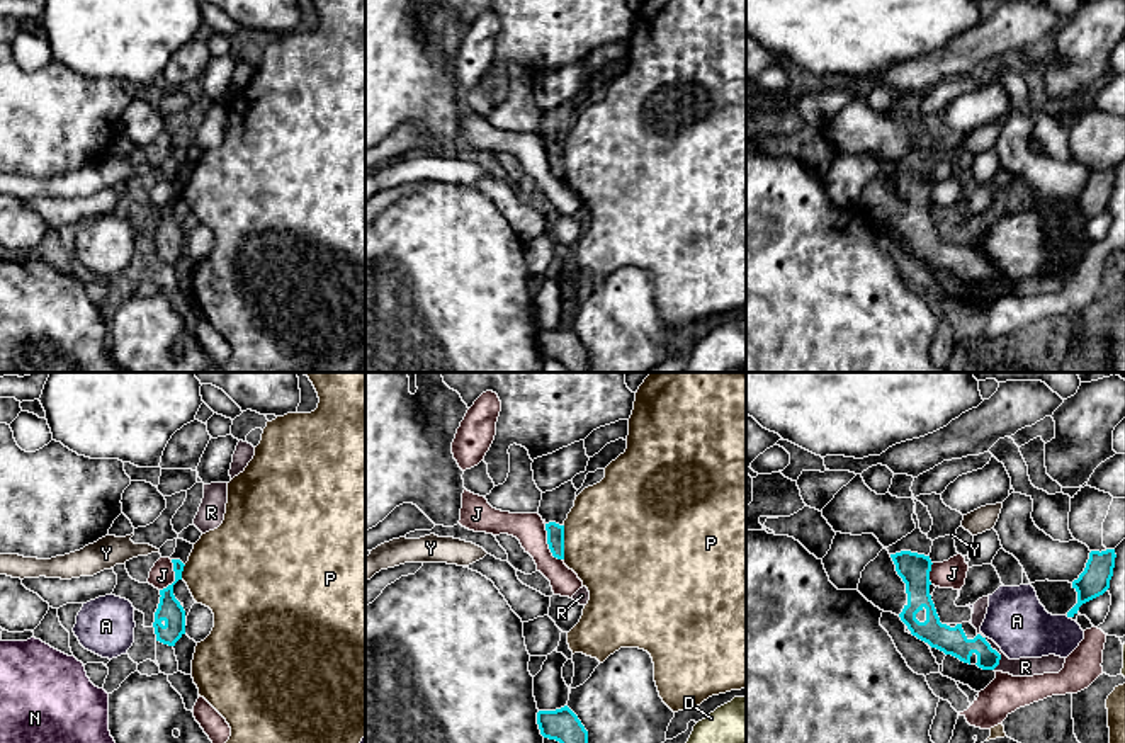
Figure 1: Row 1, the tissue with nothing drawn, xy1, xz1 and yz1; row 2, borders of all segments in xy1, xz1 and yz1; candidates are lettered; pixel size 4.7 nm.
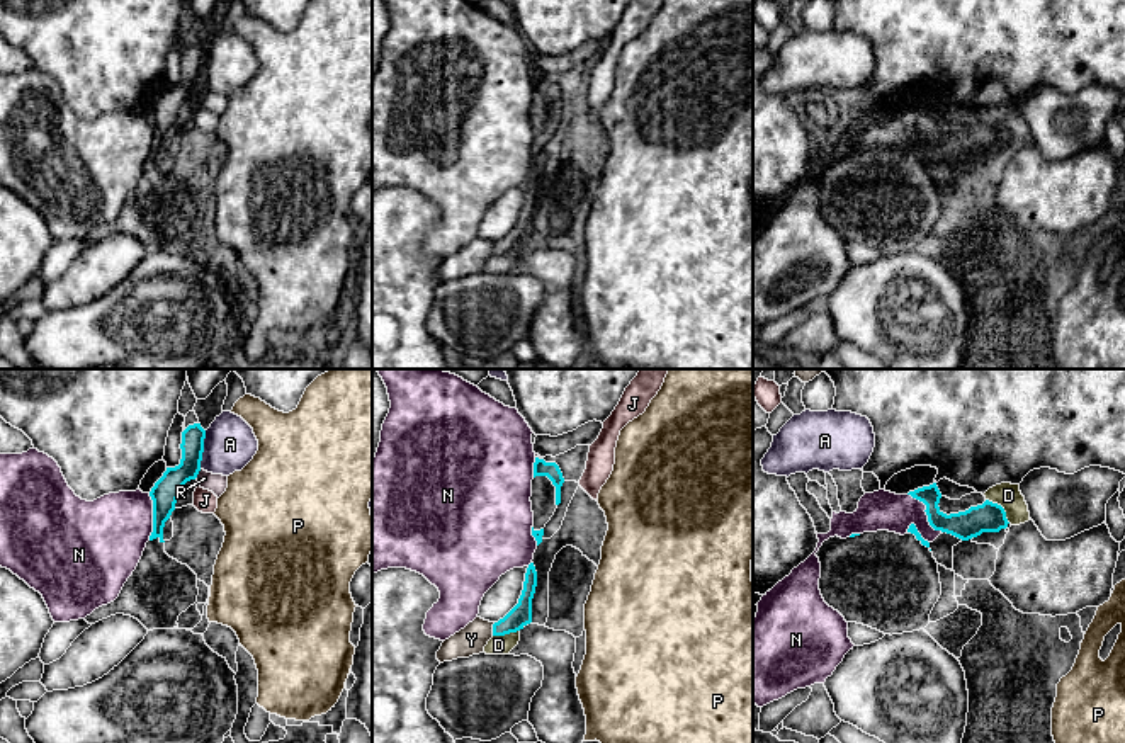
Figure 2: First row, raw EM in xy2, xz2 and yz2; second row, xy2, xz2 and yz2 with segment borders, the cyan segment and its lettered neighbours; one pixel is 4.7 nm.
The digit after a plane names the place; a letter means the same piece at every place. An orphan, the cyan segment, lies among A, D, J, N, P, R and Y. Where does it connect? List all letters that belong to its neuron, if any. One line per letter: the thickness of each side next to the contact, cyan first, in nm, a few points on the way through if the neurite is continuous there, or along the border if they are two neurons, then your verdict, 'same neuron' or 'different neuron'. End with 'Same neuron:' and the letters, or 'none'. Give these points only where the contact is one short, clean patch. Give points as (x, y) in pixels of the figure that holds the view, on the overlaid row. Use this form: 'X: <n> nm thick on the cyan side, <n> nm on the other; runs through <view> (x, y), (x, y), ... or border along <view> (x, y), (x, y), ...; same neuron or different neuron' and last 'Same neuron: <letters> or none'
A: 120 nm thick on the cyan side, 240 nm on the other; different neuron
D: 140 nm thick on the cyan side, 120 nm on the other; border along yz2 (986, 499), (998, 504), (1010, 522); different neuron
J: 80 nm thick on the cyan side, 150 nm on the other; border along xz1 (544, 524), (548, 548), (561, 560); different neuron
N: 140 nm thick on the cyan side, 190 nm on the other; different neuron
P: 80 nm thick on the cyan side, 500 nm on the other; different neuron
R: 130 nm thick on the cyan side, 100 nm on the other; border along yz1 (978, 633), (1000, 655), (1000, 663), (994, 669); different neuron
Y: 100 nm thick on the cyan side, 140 nm on the other; border along xz2 (495, 623), (491, 635); different neuron
Same neuron: none

